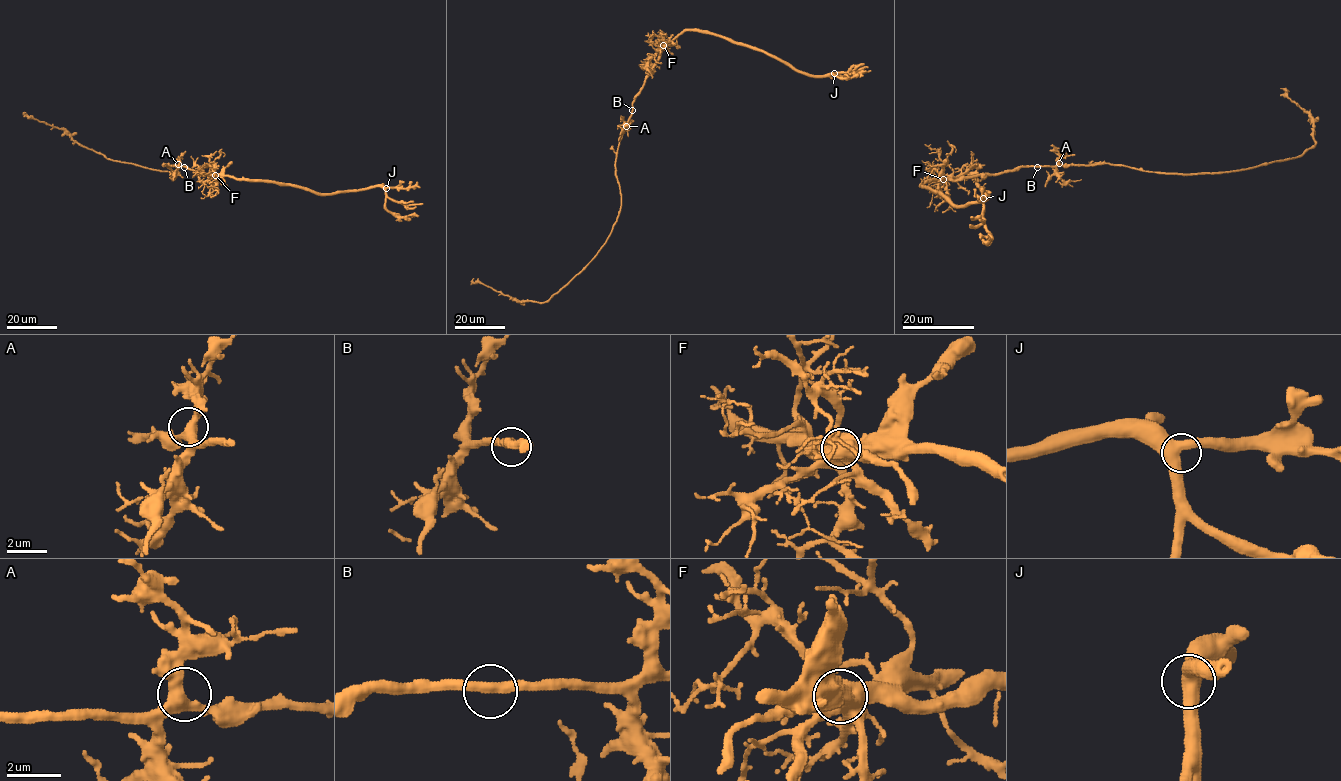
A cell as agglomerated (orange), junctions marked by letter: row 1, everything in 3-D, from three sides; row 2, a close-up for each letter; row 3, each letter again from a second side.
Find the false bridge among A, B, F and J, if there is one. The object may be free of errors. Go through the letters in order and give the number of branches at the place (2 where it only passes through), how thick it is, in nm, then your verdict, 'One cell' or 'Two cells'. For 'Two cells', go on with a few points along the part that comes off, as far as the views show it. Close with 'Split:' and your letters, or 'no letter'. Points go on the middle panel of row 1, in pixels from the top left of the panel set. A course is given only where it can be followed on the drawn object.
A: Branches: 3. Thickness 400 nm. One cell
B: Branches: 2. Thickness 360 nm. One cell
F: Branches: 2. Thickness 900 nm. Two cells. Course of the part to remove: (663, 45), (620, 140), (615, 171), (620, 212), (596, 255), (541, 303), (515, 300), (473, 278)
J: Branches: 3. Thickness 480 nm. One cell
Split: F

